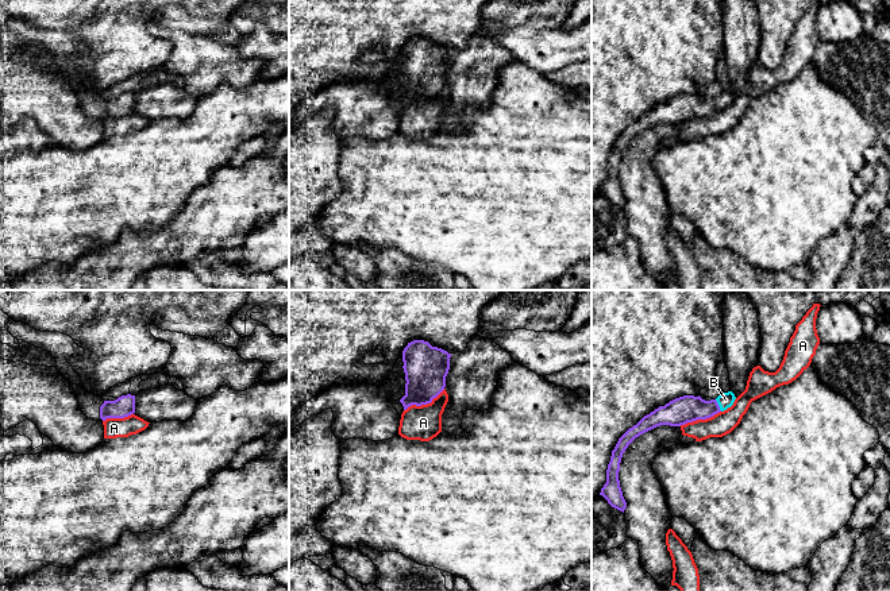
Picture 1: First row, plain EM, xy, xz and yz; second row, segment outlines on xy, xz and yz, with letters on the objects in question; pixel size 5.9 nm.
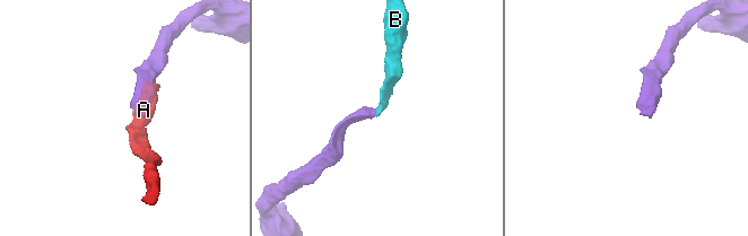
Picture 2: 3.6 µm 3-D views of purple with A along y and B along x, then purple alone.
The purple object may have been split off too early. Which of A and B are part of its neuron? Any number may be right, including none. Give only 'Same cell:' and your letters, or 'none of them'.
Same cell: B

